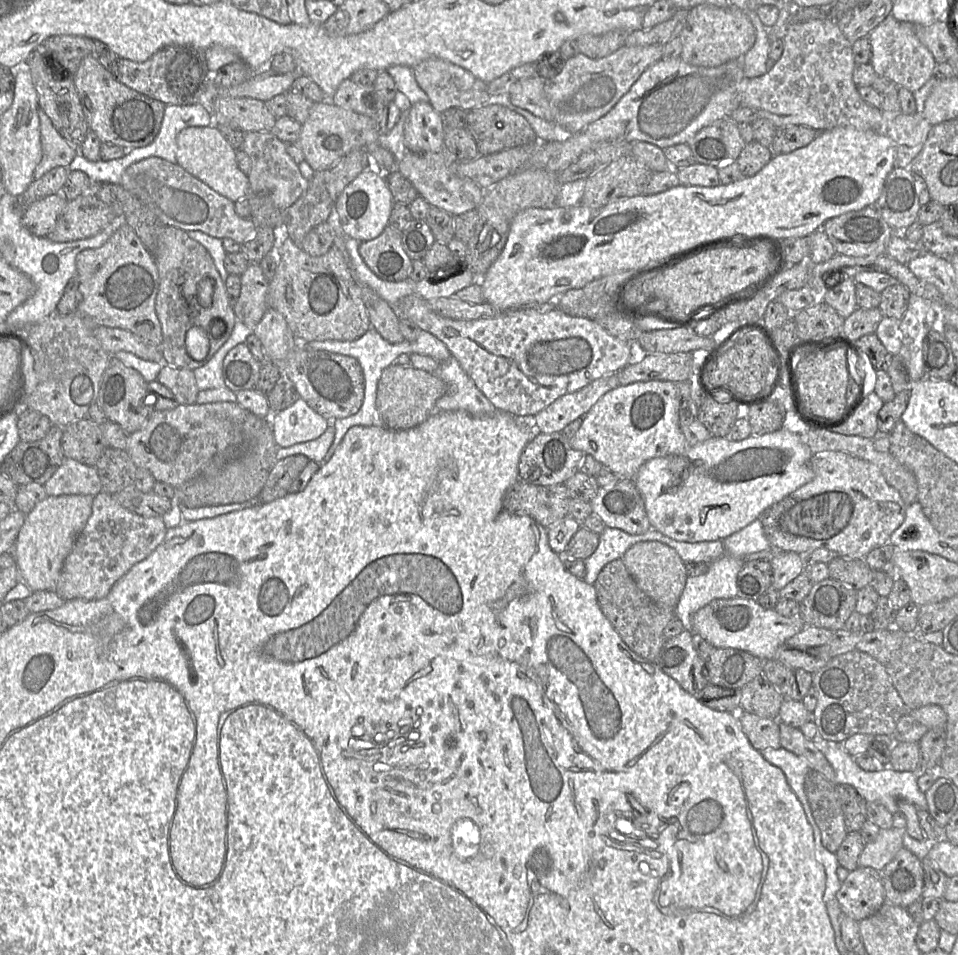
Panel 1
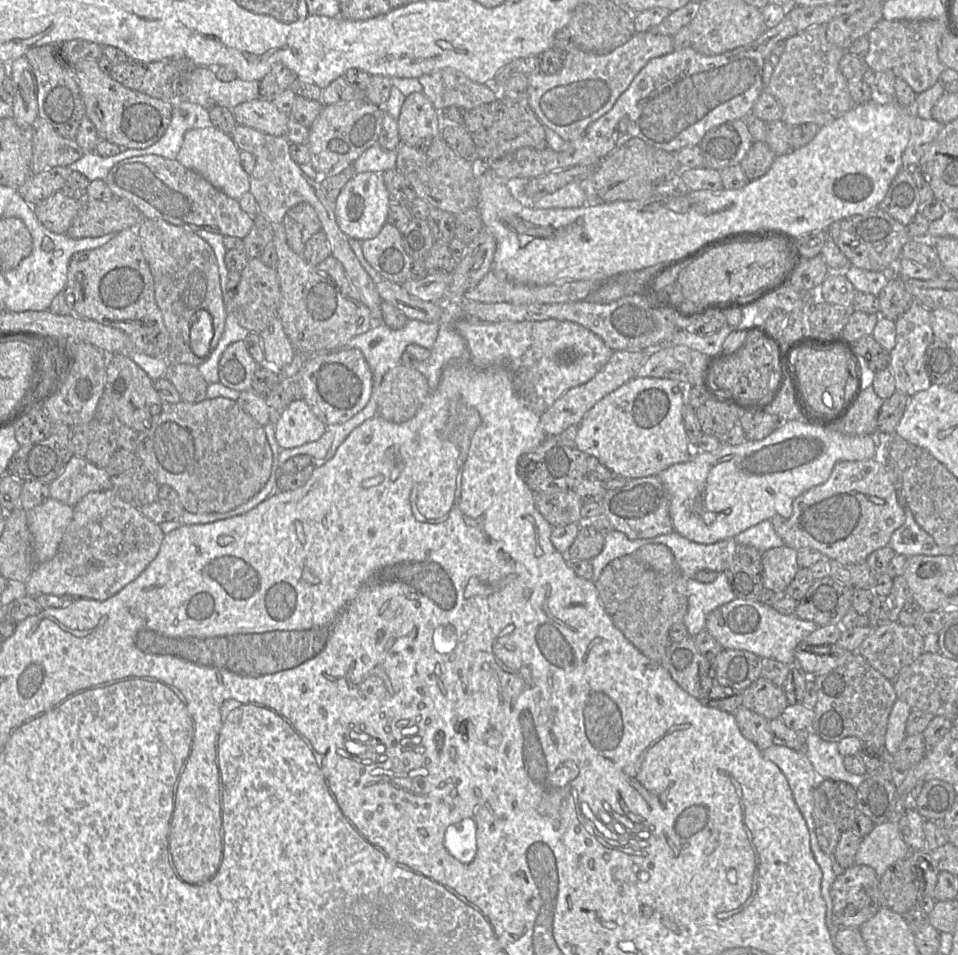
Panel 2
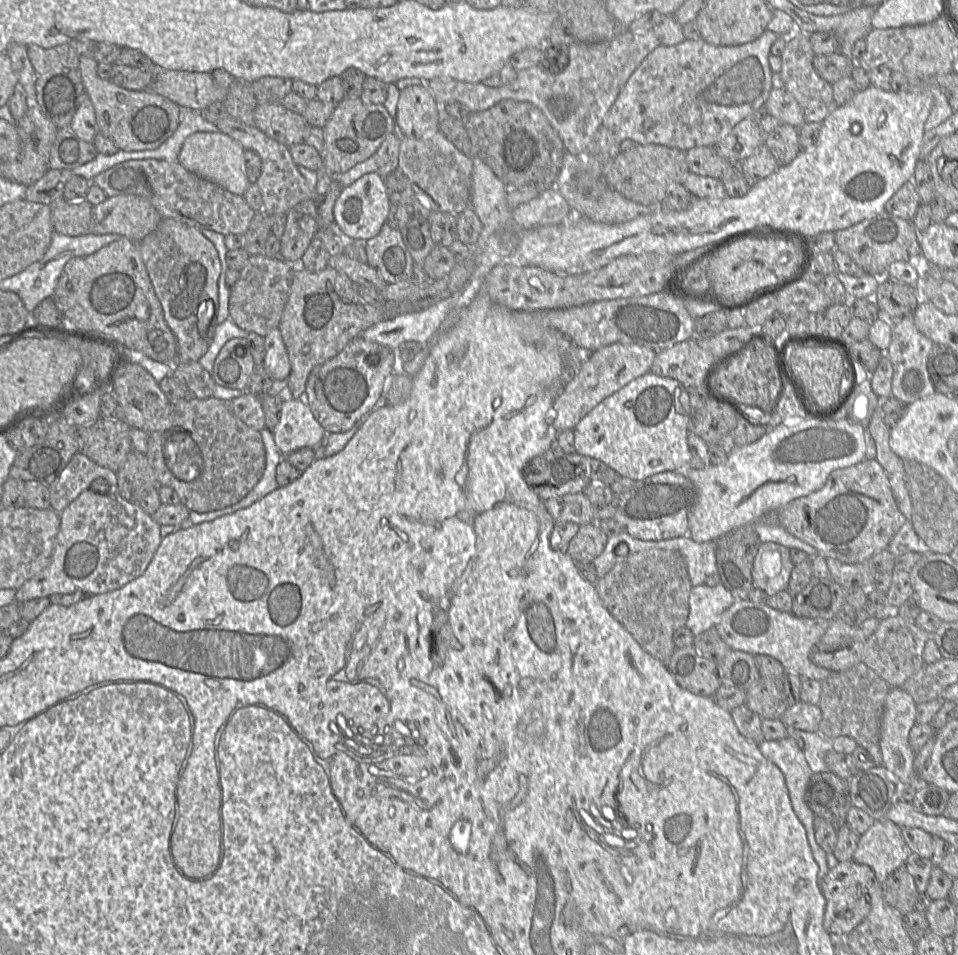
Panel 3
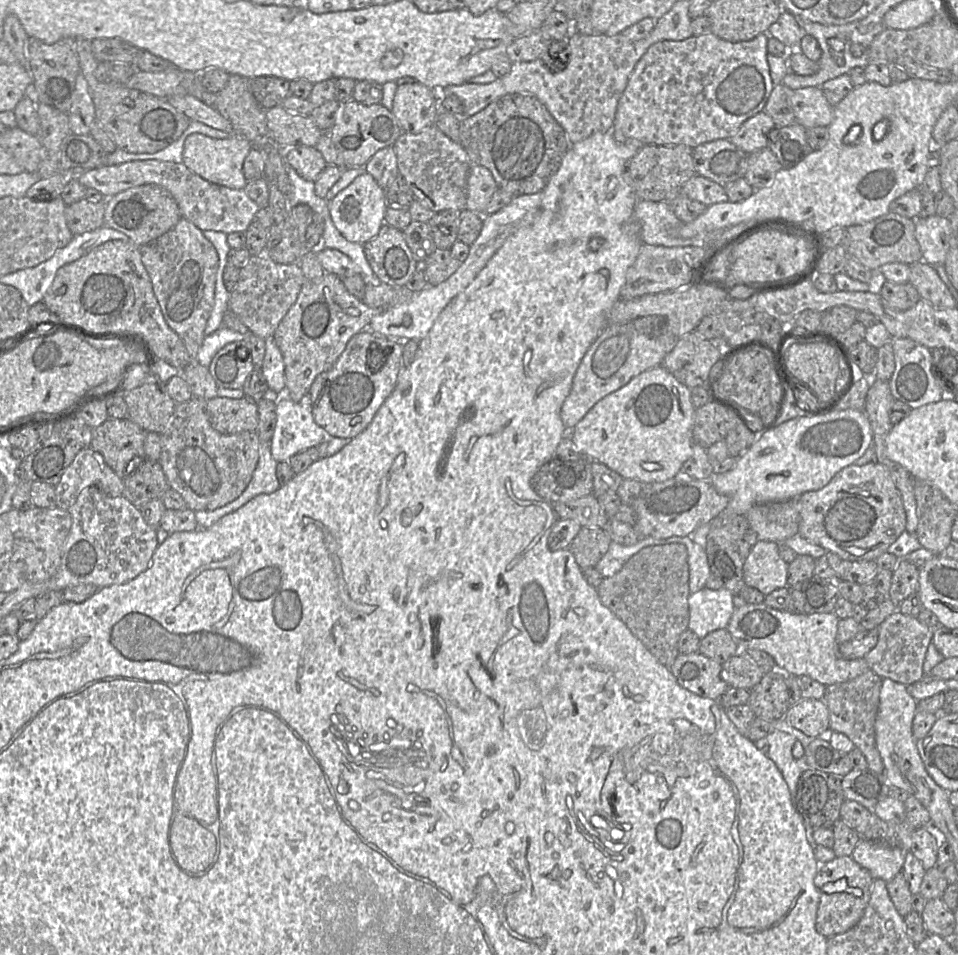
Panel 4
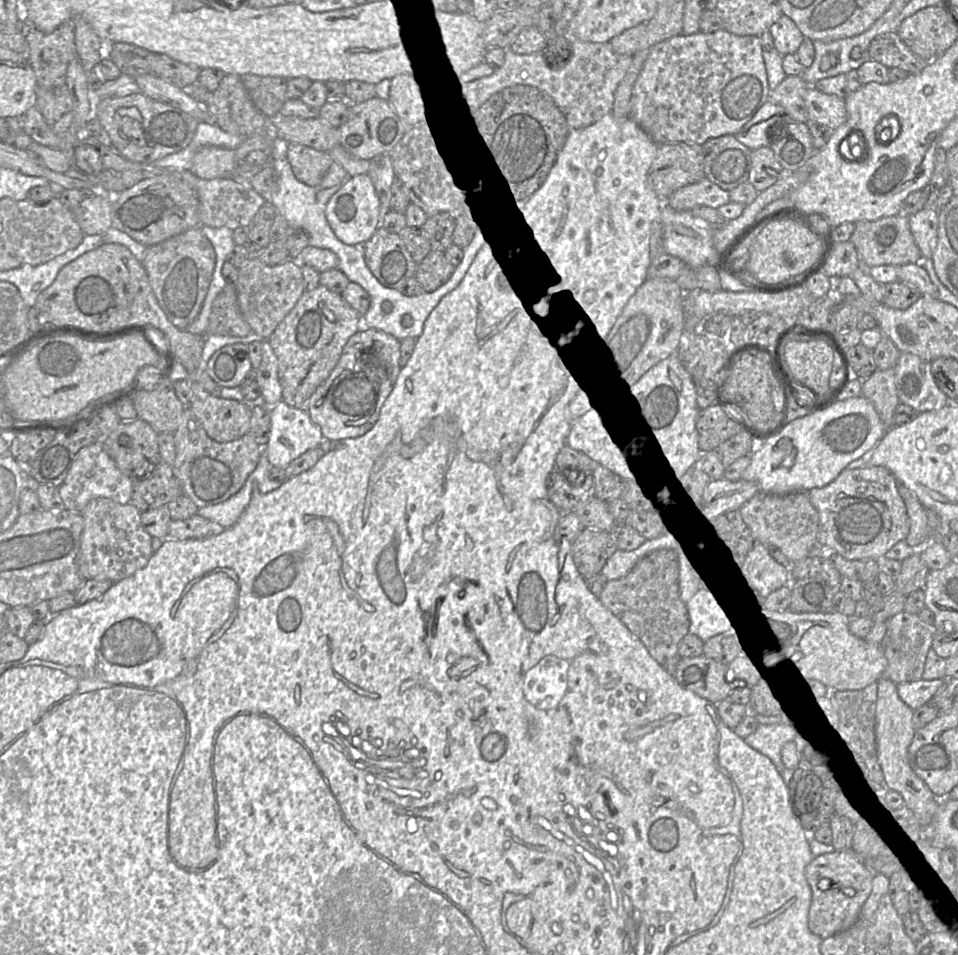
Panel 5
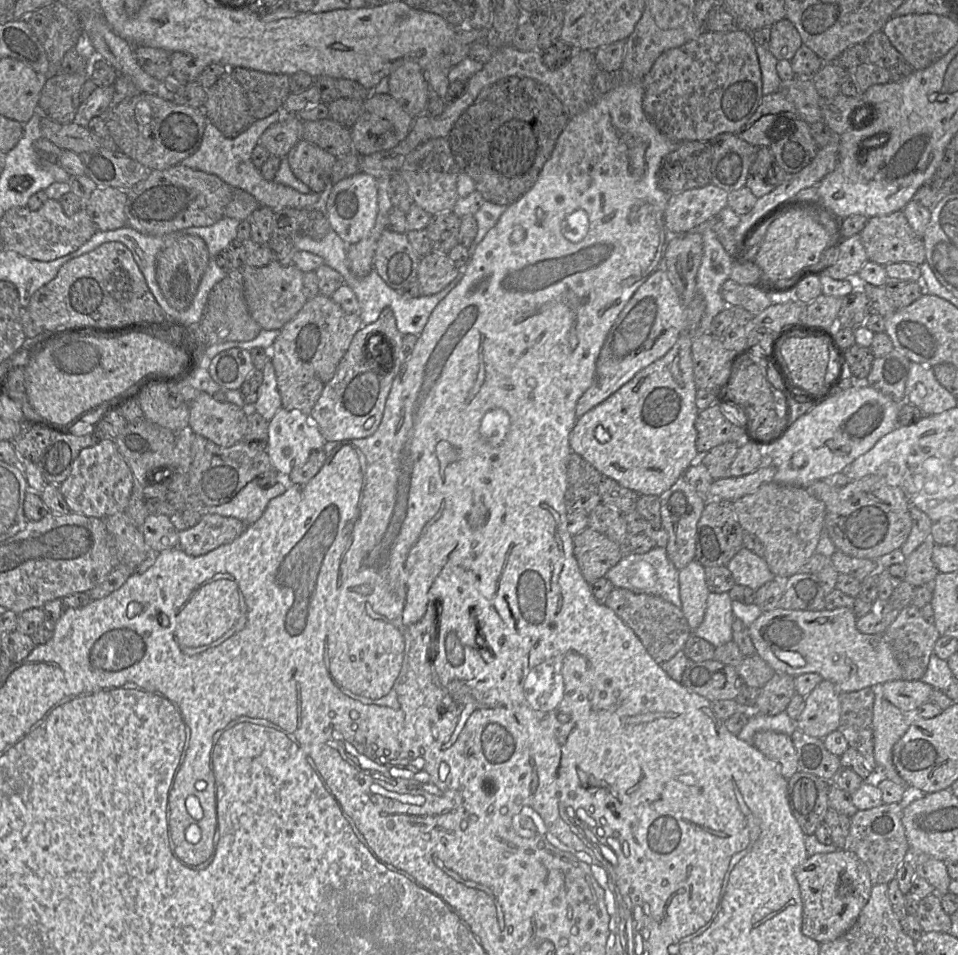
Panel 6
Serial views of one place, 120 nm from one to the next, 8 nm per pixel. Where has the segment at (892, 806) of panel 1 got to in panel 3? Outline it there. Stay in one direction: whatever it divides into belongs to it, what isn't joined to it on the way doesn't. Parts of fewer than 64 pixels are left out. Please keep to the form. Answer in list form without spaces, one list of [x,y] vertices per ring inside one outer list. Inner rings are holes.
[[[787,727],[788,736],[804,740],[804,756],[813,773],[826,772],[825,755],[831,750],[831,741],[825,739],[819,732],[807,732]]]

